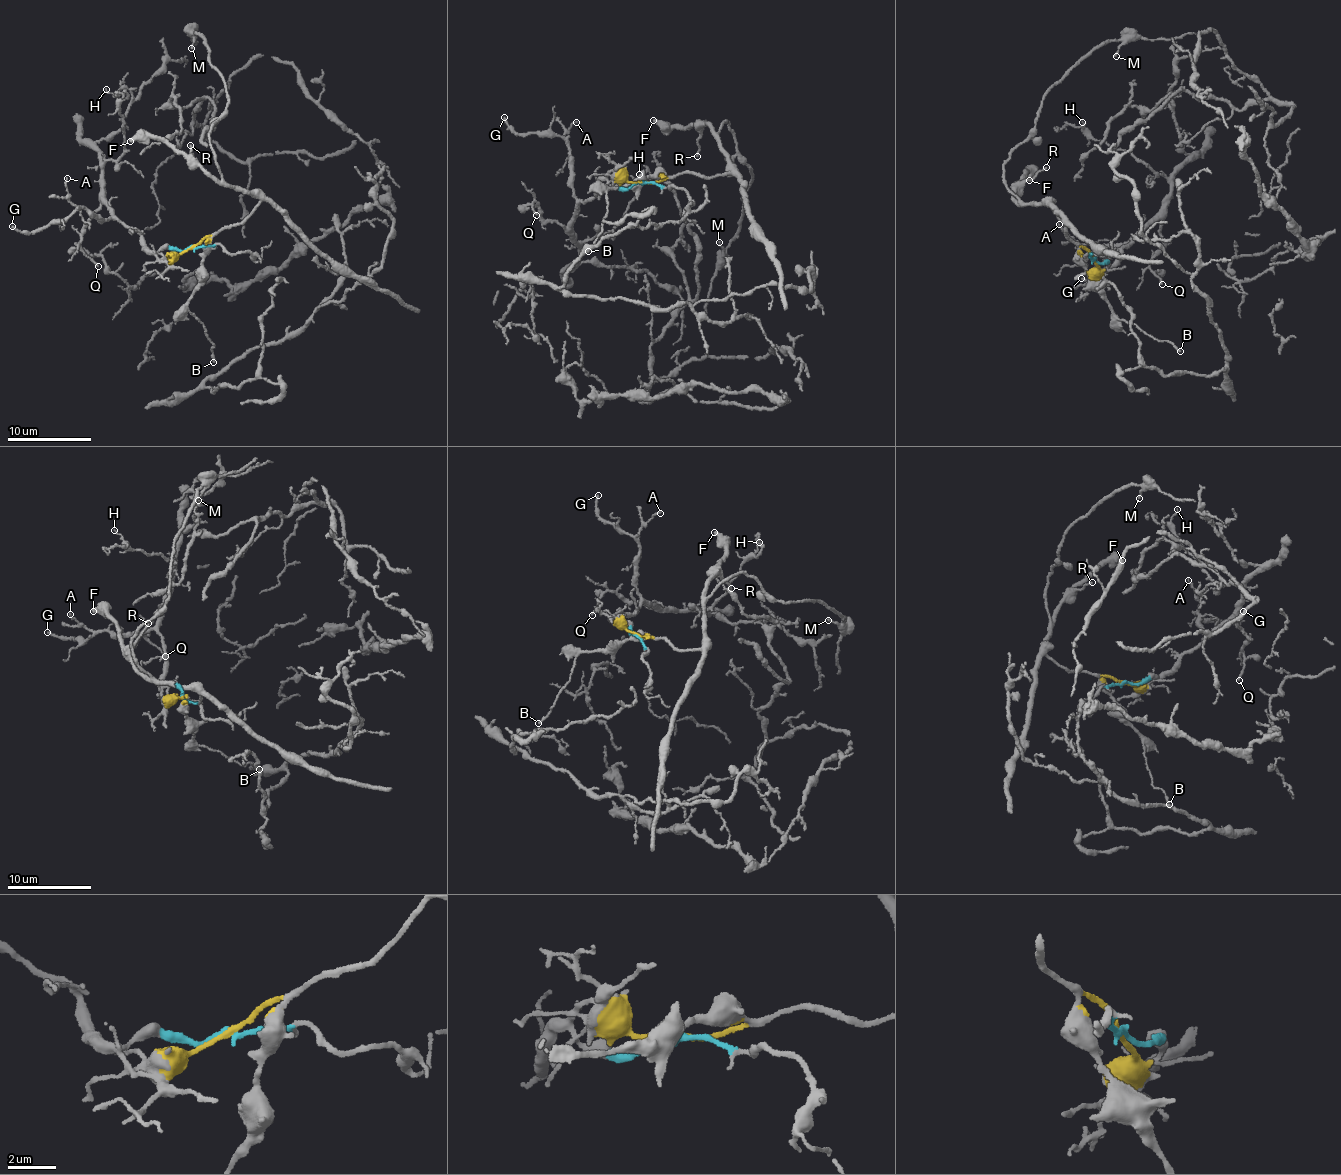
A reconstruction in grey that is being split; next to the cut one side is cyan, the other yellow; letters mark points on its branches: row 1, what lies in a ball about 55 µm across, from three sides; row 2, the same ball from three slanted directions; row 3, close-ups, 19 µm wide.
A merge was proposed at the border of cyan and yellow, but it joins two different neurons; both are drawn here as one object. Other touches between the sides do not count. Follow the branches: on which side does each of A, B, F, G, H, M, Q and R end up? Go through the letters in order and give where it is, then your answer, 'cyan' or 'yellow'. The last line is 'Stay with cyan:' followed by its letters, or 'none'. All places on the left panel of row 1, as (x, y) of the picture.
A: (67, 178) | cyan
B: (213, 362) | yellow
F: (130, 141) | yellow
G: (12, 226) | cyan
H: (106, 89) | cyan
M: (191, 48) | yellow
Q: (98, 266) | cyan
R: (190, 145) | yellow
Stay with cyan: A, G, H, Q

